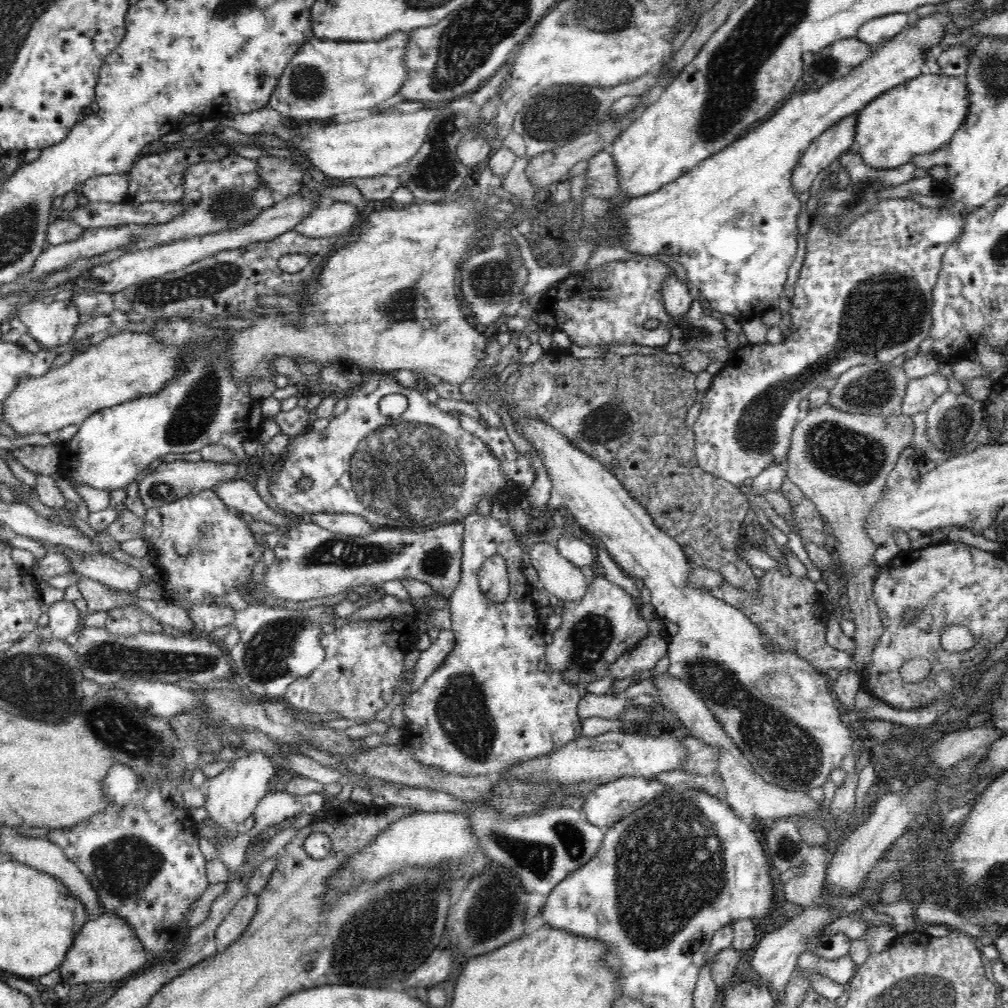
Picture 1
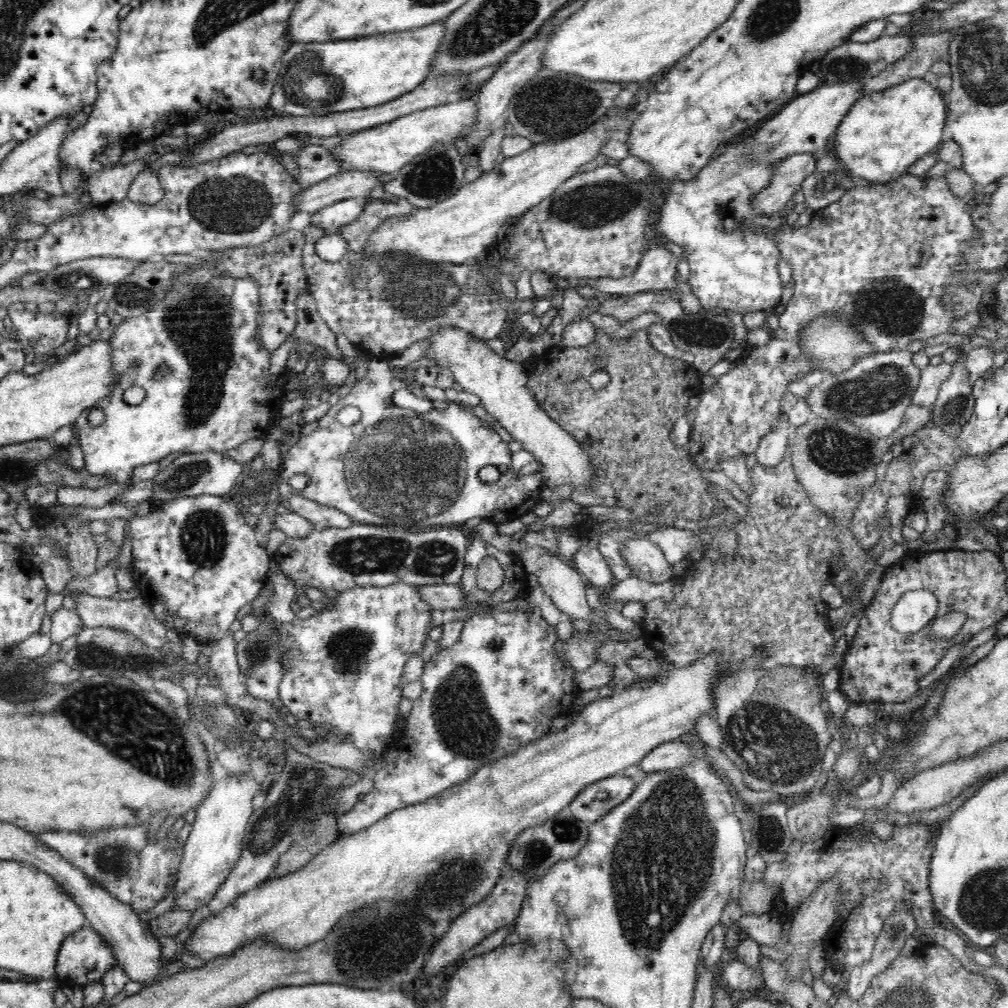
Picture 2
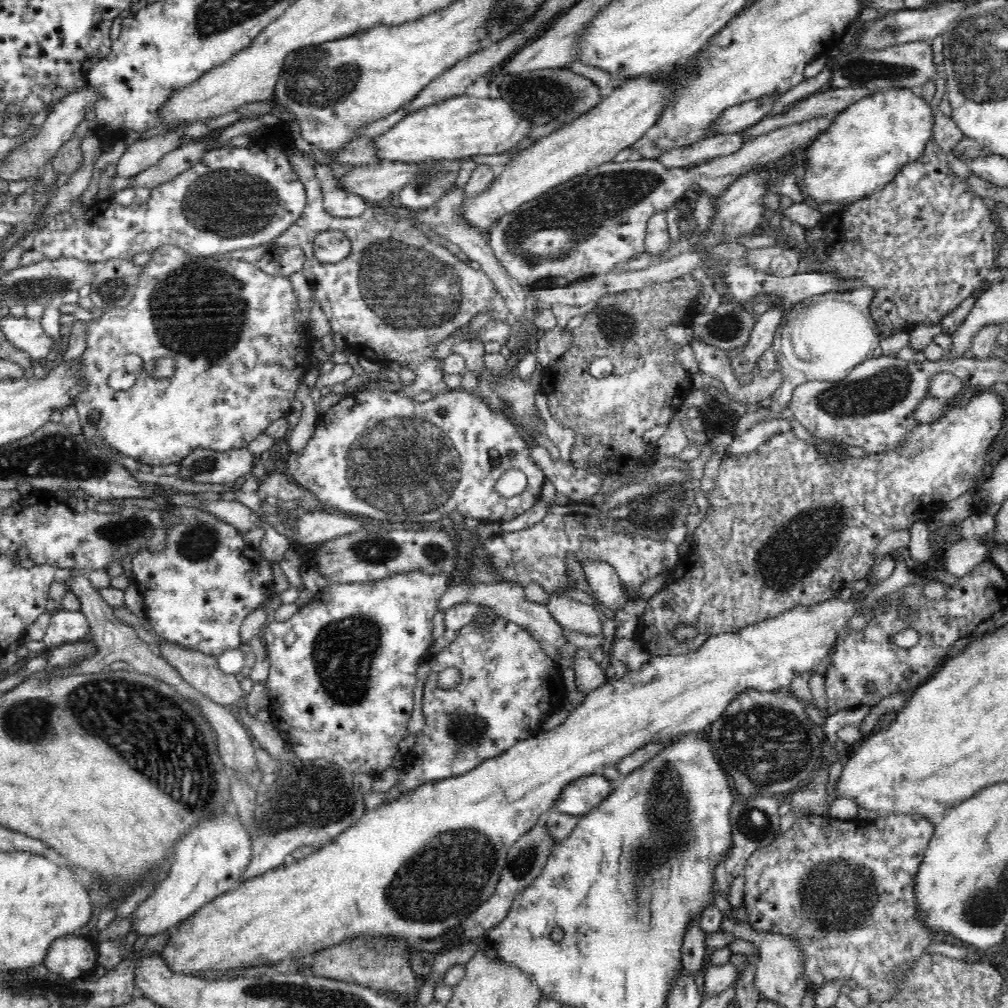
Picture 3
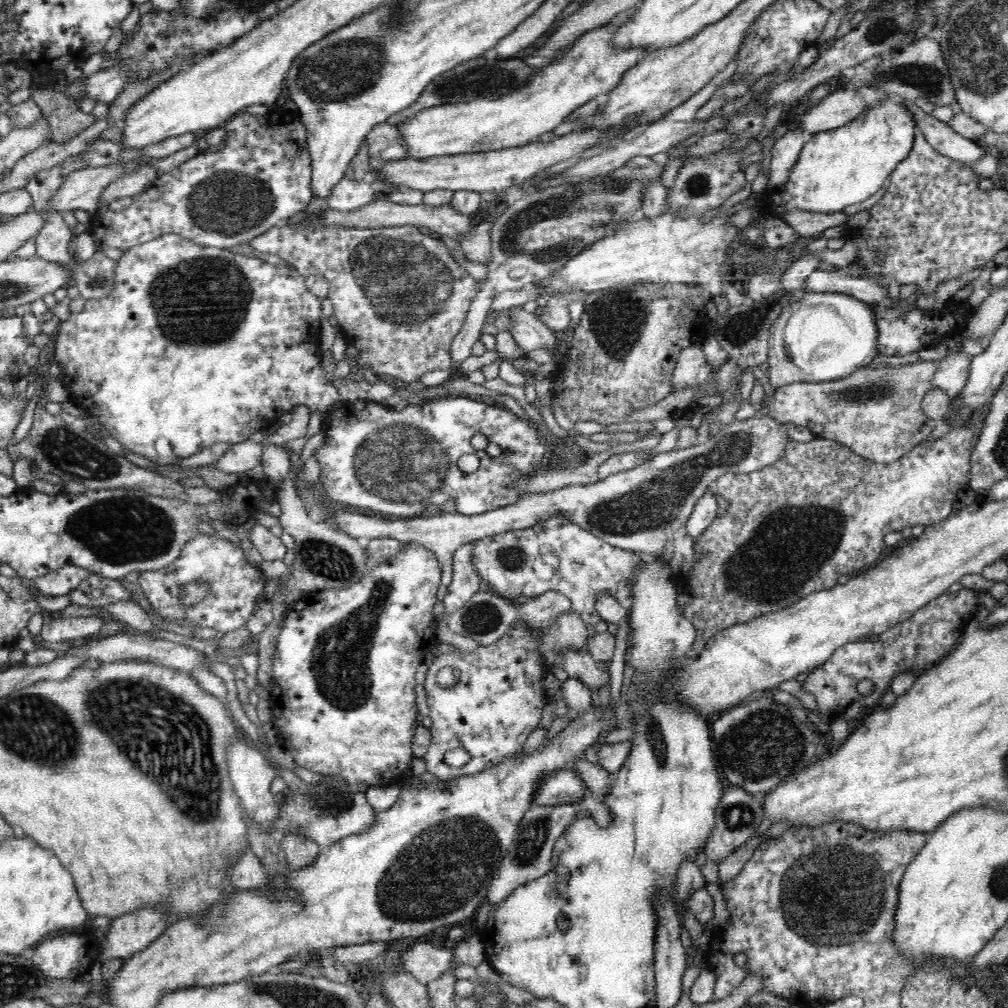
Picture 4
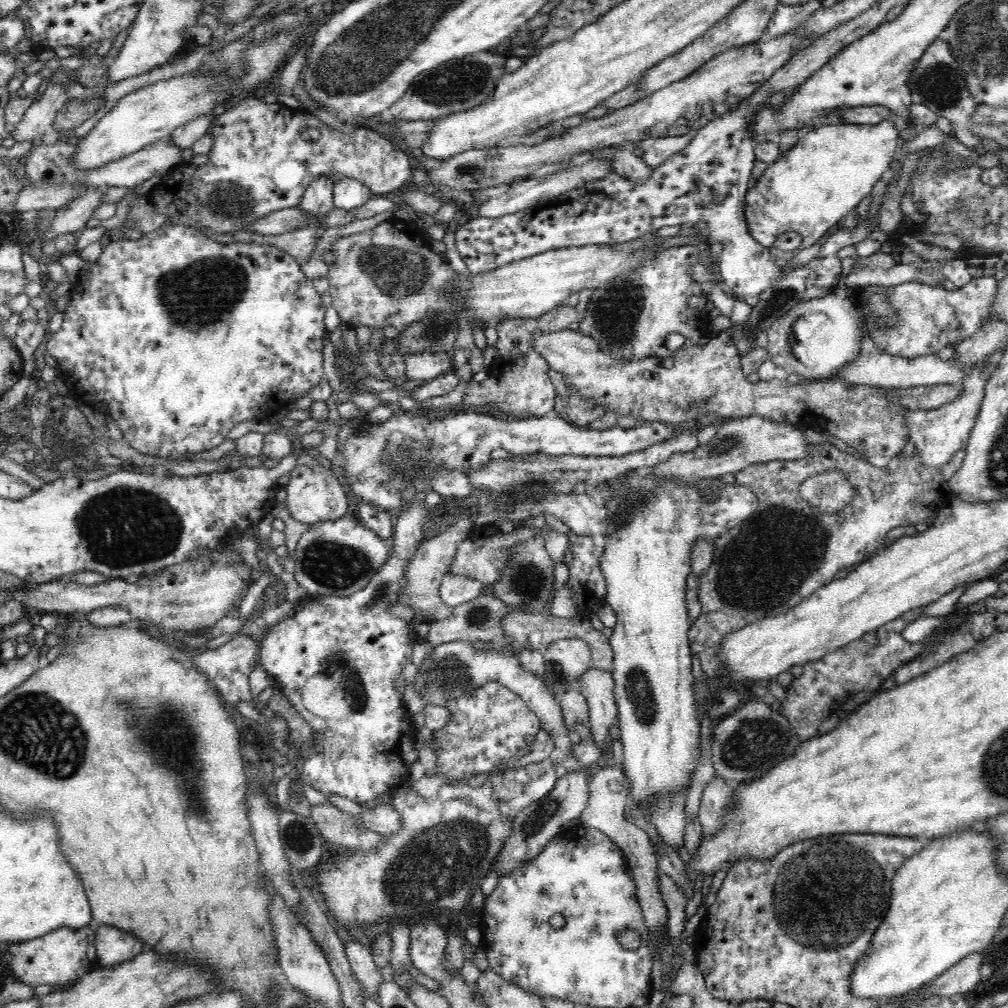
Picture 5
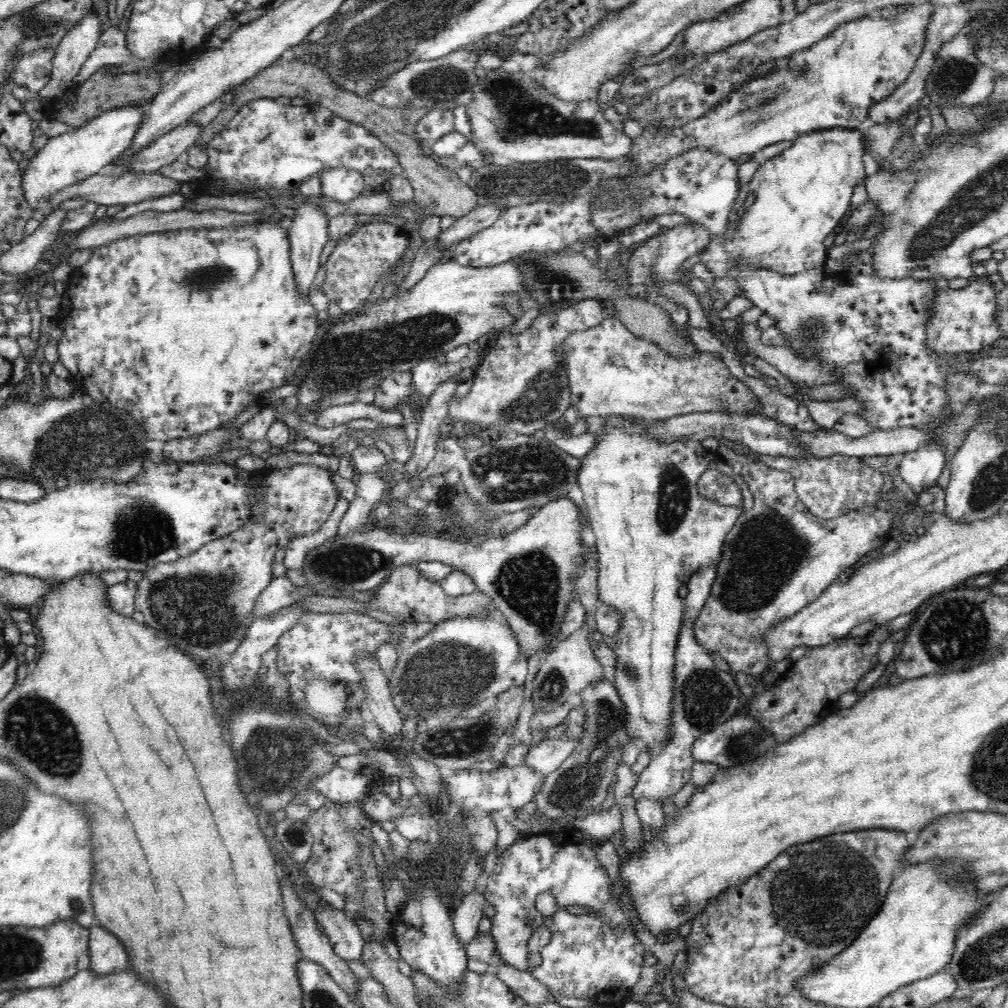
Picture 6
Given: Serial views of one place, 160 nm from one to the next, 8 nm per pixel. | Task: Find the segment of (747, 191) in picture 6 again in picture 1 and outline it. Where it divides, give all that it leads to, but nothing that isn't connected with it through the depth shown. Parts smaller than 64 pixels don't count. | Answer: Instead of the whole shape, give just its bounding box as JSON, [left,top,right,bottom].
[854,71,969,170]

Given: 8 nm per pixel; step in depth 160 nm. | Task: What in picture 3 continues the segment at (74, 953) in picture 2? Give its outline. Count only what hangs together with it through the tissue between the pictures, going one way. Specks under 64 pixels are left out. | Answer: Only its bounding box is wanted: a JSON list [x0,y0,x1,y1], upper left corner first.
[43,933,96,980]

